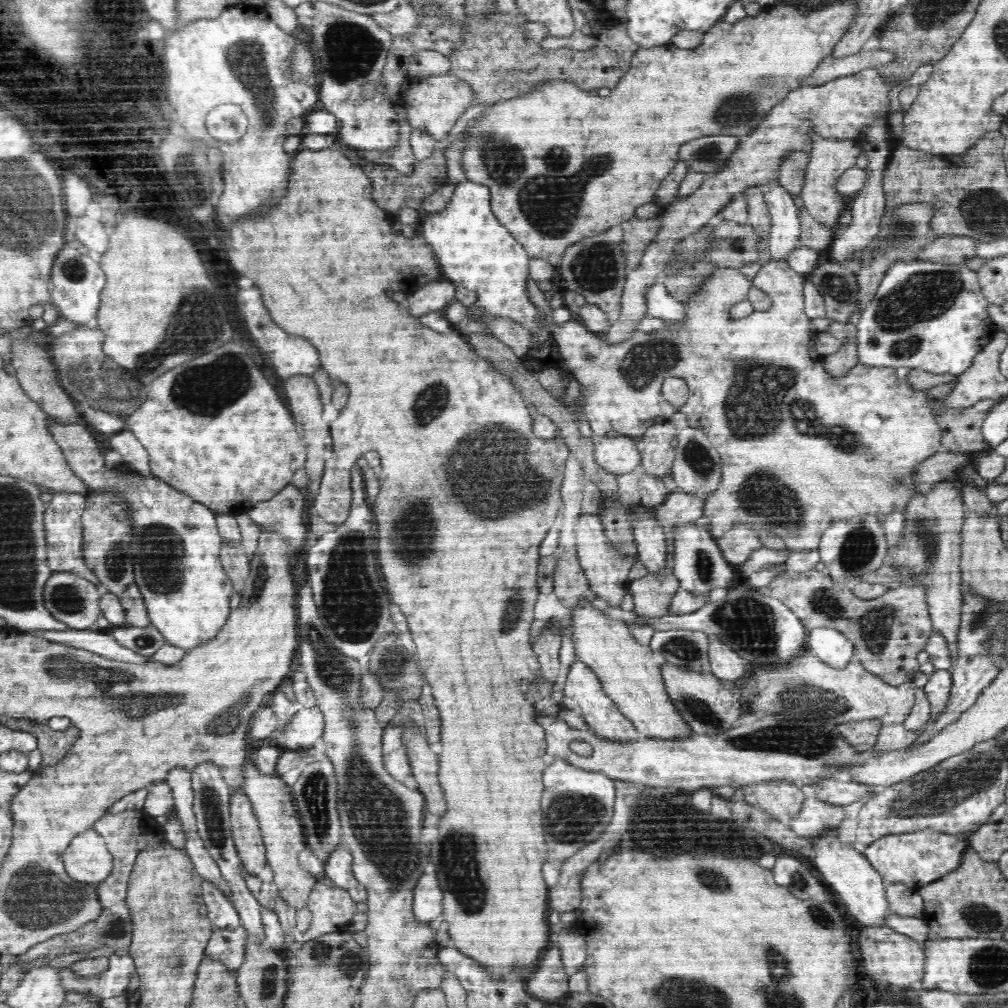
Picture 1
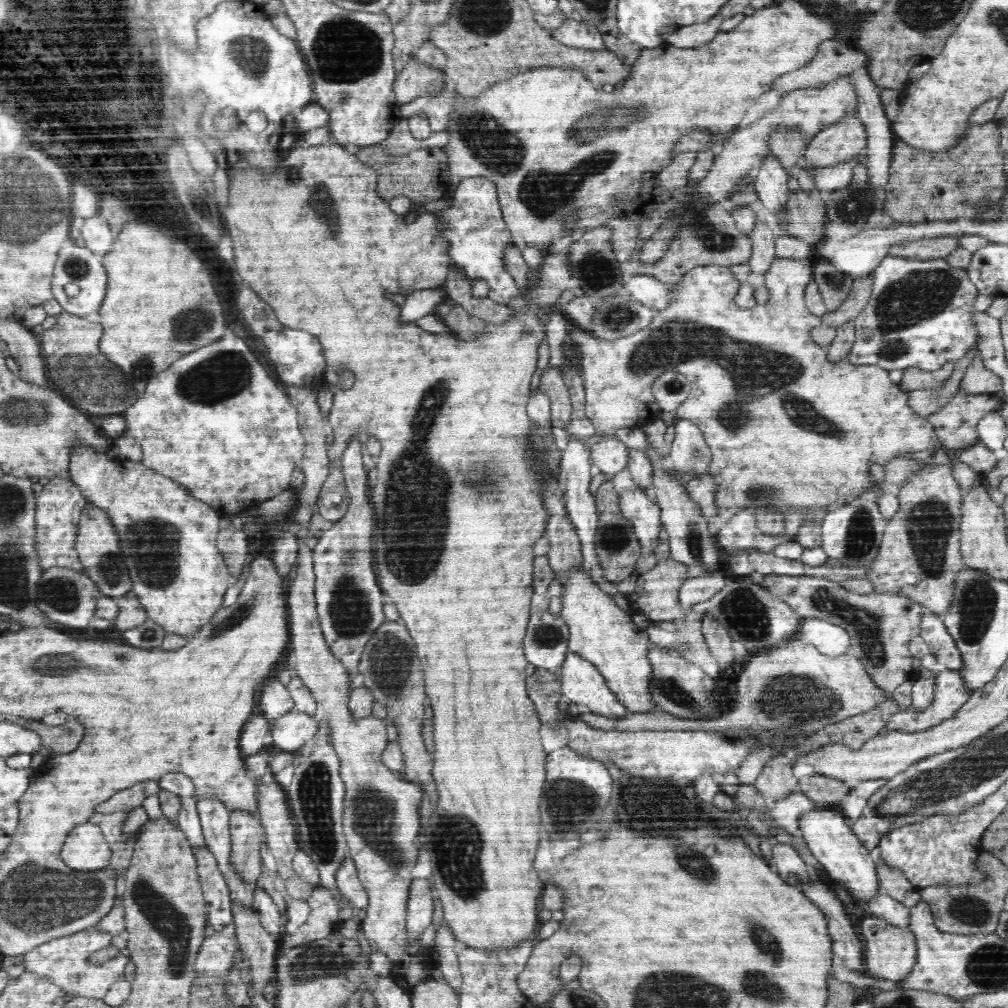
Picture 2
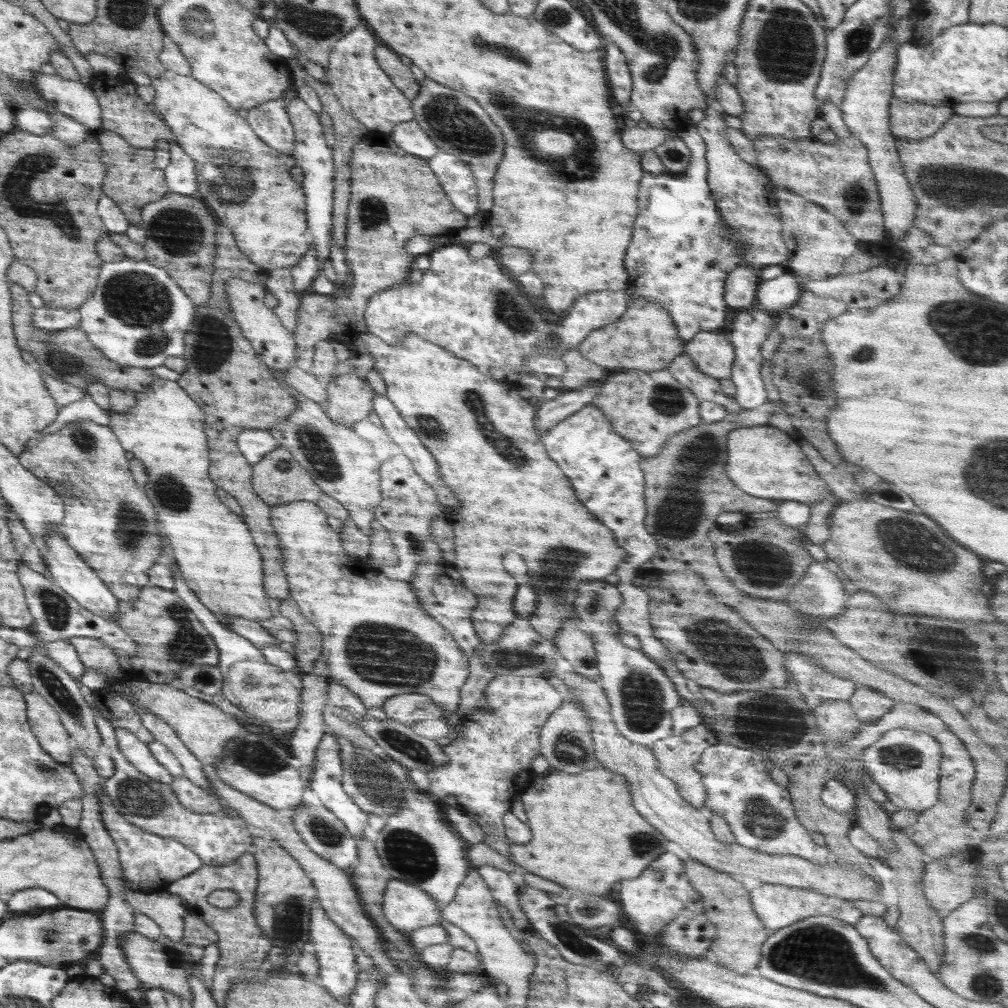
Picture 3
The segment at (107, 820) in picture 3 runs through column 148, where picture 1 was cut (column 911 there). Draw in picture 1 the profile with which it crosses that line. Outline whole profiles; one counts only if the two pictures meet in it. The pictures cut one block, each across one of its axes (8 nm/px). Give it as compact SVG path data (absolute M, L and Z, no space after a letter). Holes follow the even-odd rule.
M931 828L924 830L912 831L905 830L900 834L883 836L864 849L863 855L870 861L871 866L882 876L885 883L897 884L902 883L908 887L919 888L942 879L948 872L954 872L954 869L960 868L960 861L963 852L970 847L969 838L974 832L968 834L944 834Z

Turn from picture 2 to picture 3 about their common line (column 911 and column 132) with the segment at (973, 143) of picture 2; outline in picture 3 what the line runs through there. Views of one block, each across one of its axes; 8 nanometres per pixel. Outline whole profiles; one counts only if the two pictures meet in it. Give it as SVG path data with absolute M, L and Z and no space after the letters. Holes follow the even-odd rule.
M106 129L93 133L102 147L101 160L108 168L108 174L105 176L106 196L117 201L132 225L140 225L142 222L141 211L144 210L146 204L160 200L169 192L166 182L164 182L163 169L154 164L154 149L134 147L118 133Z

